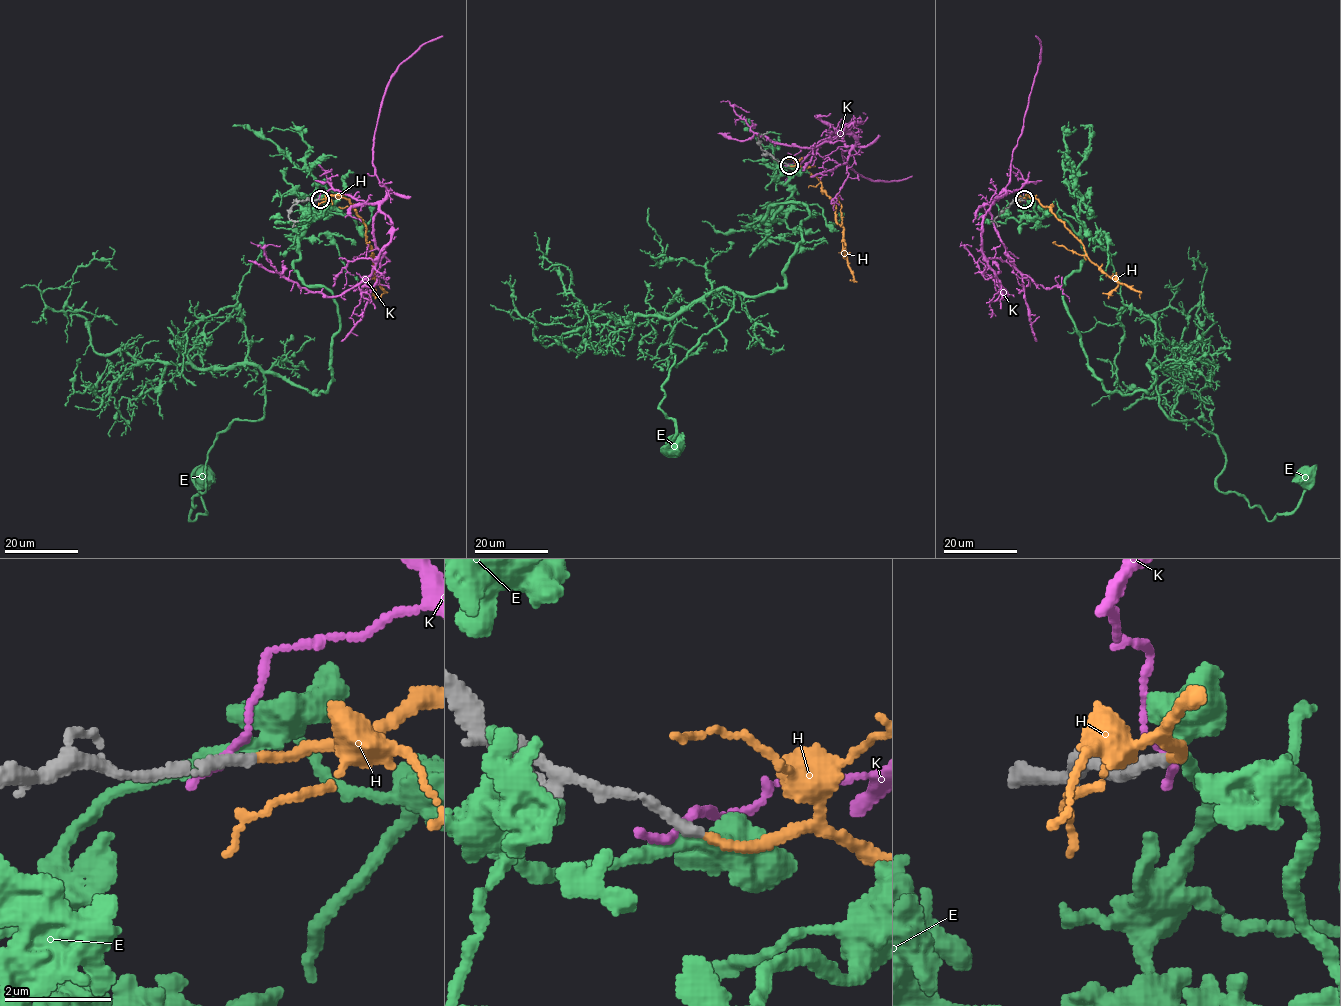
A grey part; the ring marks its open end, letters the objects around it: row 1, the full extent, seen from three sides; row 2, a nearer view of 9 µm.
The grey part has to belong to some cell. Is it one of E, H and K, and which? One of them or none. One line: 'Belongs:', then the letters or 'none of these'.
Belongs: H

